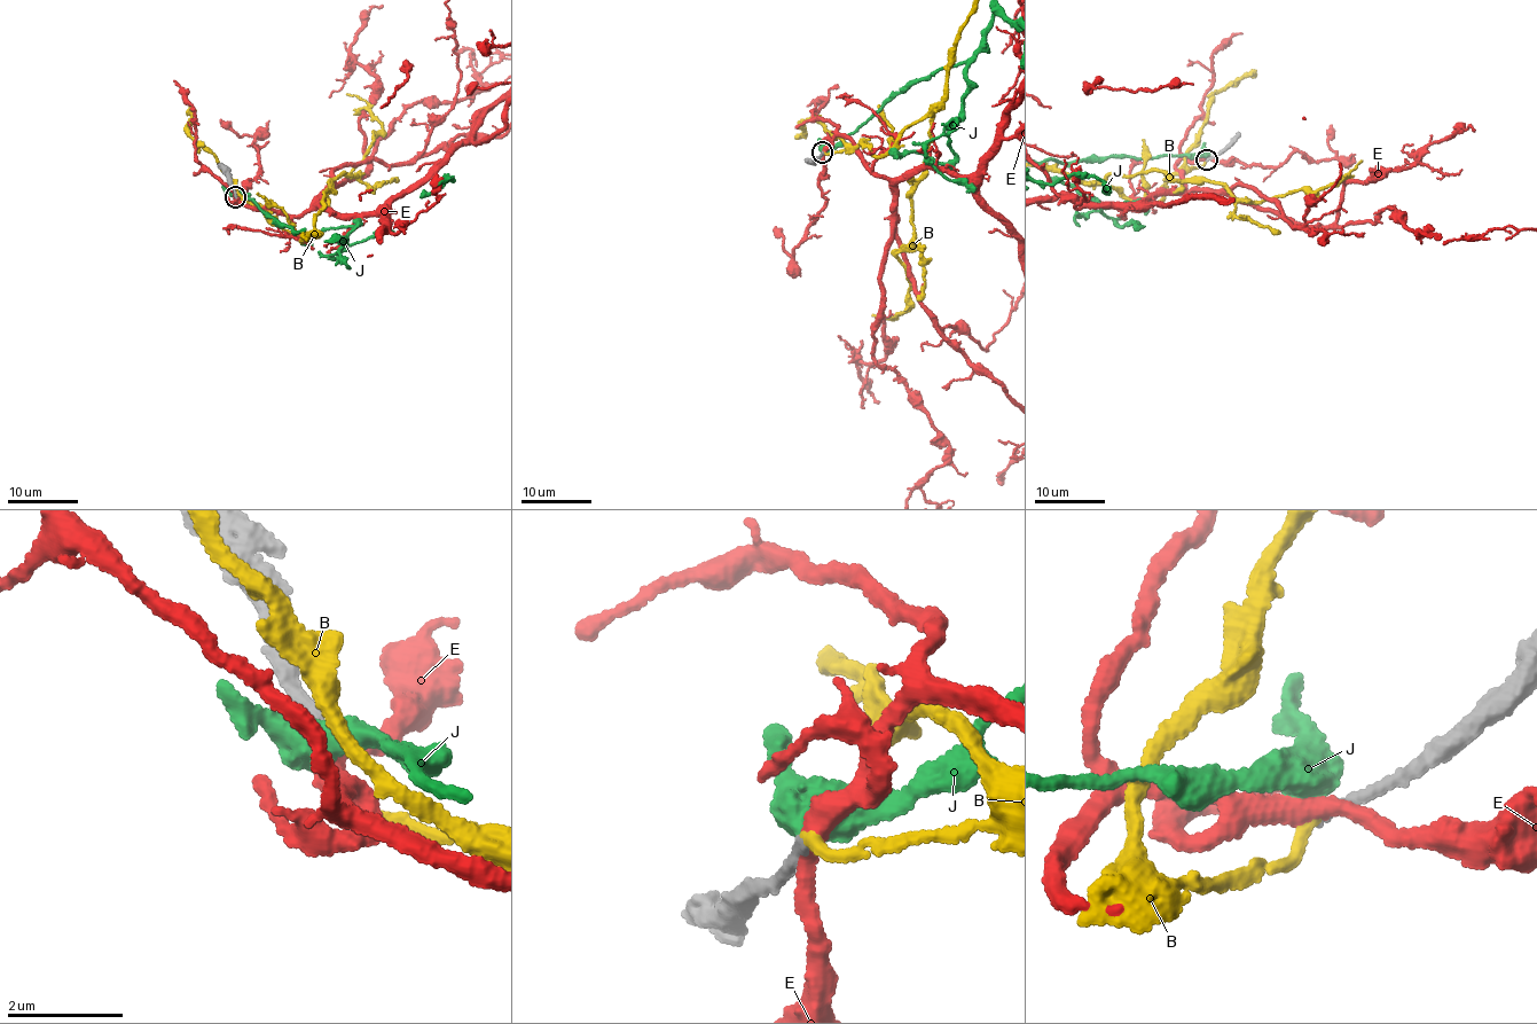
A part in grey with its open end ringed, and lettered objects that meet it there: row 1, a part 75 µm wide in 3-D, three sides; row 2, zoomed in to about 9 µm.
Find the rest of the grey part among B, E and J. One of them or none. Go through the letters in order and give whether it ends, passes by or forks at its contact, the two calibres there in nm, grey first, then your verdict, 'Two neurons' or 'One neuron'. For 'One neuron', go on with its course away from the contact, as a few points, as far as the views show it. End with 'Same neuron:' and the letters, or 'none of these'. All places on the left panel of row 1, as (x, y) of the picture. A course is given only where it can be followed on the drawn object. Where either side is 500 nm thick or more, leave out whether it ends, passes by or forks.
B: It ends there. Thickness 170 nm (grey) against 190 nm. One neuron. Its course: (236, 196), (302, 242), (323, 193), (345, 172), (357, 176), (382, 130), (366, 101), (346, 94)
E: It passes by. Thickness 200 nm (grey) against 320 nm. Two neurons
J: It passes by. Thickness 180 nm (grey) against 480 nm. Two neurons
Same neuron: B

